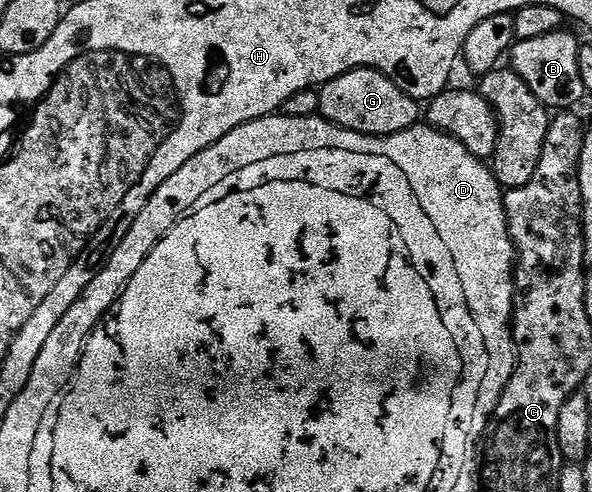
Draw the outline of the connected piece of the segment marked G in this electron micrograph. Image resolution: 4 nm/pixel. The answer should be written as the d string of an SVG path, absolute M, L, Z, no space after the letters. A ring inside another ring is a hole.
M350 70L321 87L319 114L342 130L388 138L390 134L405 132L416 125L421 118L421 106L416 99L401 92L401 88L397 88L397 84L393 84L393 80L380 70Z

